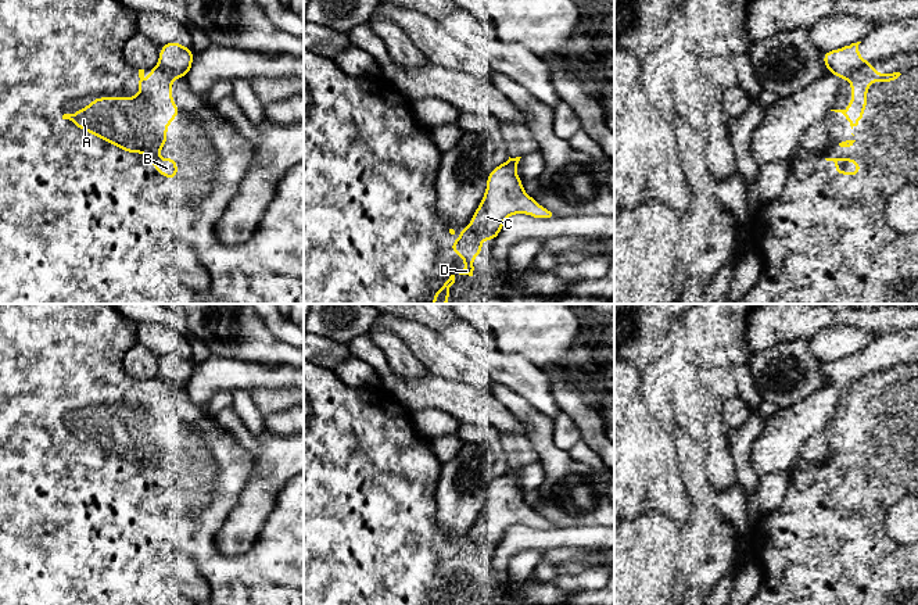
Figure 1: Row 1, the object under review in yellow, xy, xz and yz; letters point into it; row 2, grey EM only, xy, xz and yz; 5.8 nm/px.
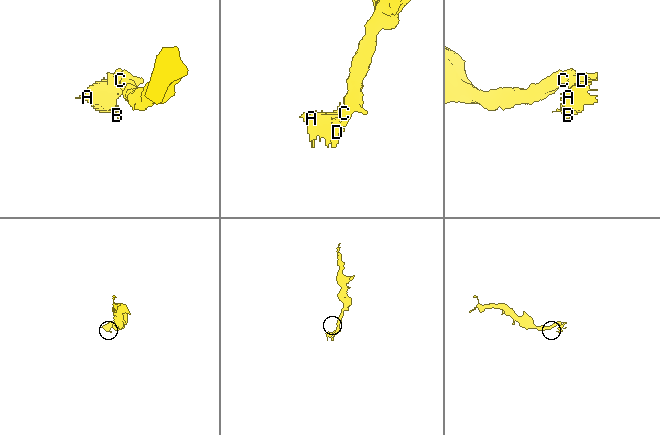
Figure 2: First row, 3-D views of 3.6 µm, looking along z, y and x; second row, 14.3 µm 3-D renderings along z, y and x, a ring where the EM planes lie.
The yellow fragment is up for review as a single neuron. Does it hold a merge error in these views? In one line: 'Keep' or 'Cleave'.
Cleave

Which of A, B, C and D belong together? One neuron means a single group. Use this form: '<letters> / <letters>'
A B D / C

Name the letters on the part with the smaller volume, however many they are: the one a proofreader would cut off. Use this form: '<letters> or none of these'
A, B, D

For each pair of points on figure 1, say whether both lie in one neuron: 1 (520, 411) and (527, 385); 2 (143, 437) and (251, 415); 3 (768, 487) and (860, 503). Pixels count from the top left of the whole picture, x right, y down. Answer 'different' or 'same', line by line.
1: different
2: different
3: different

